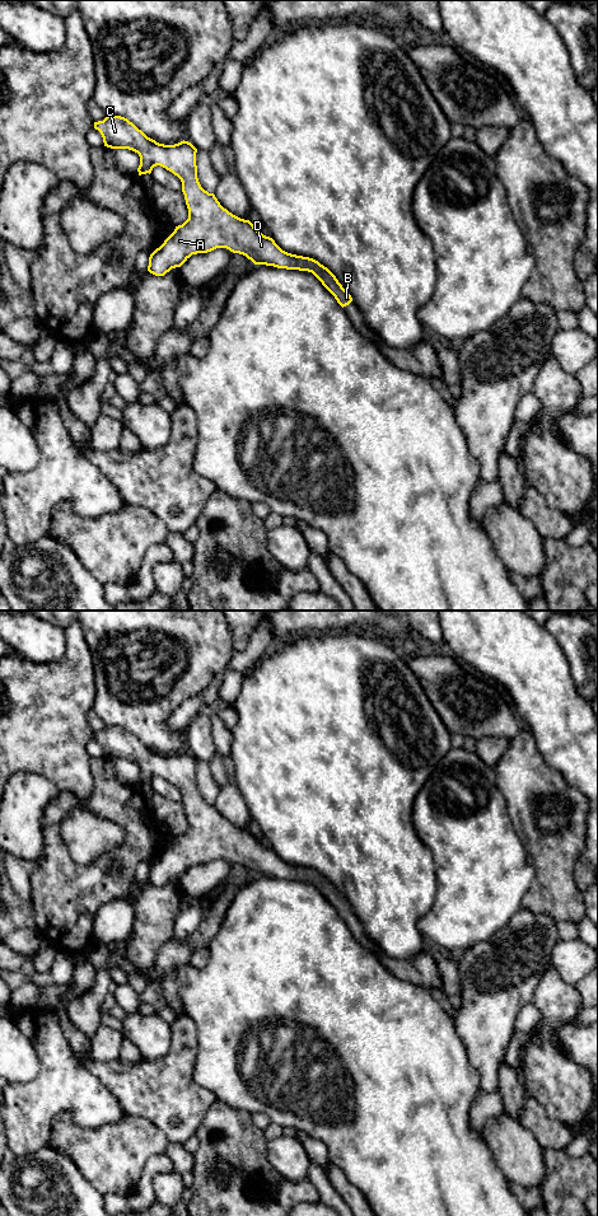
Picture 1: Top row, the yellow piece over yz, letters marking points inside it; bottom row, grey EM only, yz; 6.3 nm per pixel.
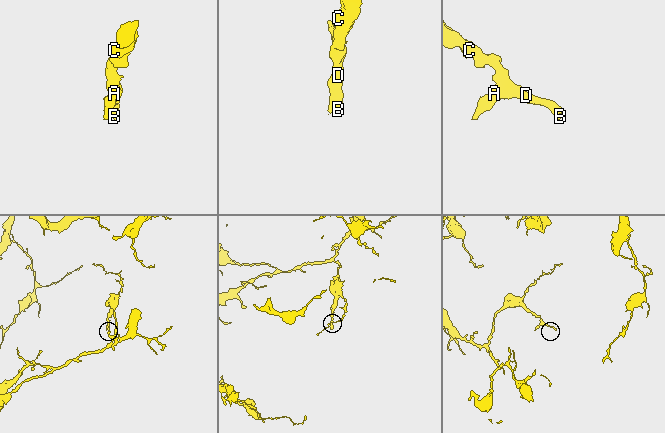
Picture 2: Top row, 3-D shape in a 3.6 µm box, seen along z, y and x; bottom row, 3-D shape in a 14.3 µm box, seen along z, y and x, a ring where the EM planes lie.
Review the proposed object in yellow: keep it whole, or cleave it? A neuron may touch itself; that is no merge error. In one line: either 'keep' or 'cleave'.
keep

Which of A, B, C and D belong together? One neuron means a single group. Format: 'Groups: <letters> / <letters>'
Groups: A B C D

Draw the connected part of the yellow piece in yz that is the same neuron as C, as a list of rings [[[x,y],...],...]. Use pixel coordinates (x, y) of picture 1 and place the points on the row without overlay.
[[[106,726],[103,731],[94,733],[94,739],[101,743],[104,757],[111,759],[129,759],[139,764],[139,786],[150,785],[154,777],[160,776],[177,786],[182,792],[188,829],[182,836],[176,837],[174,842],[164,853],[150,865],[148,876],[150,884],[164,887],[172,879],[181,878],[192,865],[207,864],[216,859],[226,859],[233,864],[246,866],[254,875],[312,883],[342,918],[352,912],[351,906],[327,878],[313,869],[282,861],[272,848],[260,843],[249,831],[233,826],[220,815],[214,804],[205,801],[197,789],[197,759],[191,753],[183,750],[174,756],[159,754],[121,726]]]

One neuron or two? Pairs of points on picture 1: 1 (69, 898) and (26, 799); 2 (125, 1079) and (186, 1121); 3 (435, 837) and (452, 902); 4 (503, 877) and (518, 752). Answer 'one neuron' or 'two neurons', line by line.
1: two neurons
2: one neuron
3: one neuron
4: two neurons

